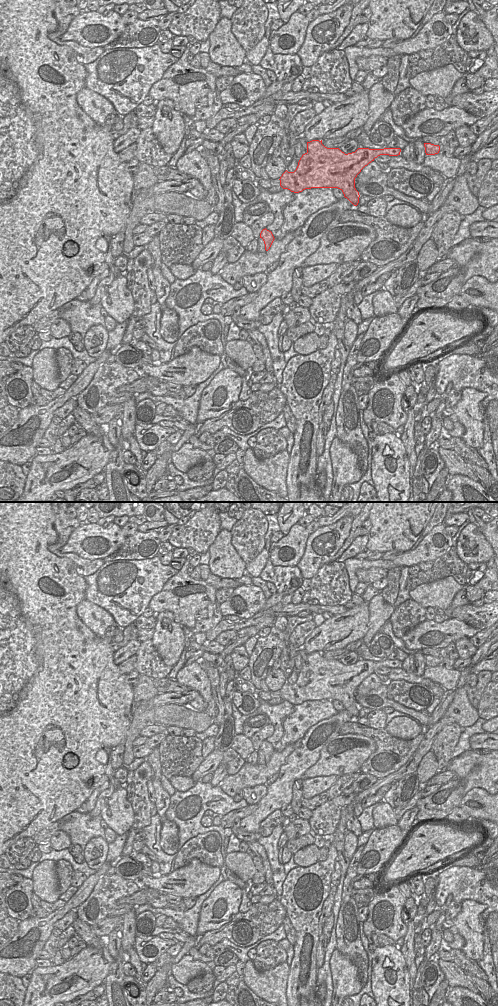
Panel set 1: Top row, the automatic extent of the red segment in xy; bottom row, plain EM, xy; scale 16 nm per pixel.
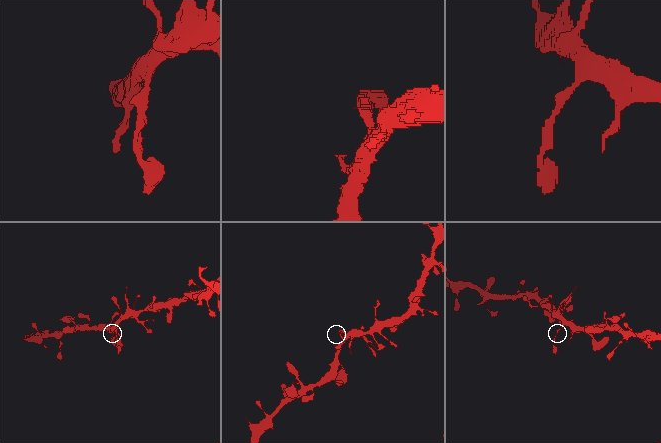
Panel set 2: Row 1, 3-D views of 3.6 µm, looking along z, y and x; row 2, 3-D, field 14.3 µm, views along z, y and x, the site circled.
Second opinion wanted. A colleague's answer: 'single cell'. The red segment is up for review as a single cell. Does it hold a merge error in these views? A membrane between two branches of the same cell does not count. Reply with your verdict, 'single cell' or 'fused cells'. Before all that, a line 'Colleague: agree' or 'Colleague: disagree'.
Colleague: agree
single cell

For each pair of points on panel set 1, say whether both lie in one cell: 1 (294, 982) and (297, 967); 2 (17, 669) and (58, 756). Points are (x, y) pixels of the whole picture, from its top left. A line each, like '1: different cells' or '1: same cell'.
1: same cell
2: same cell

